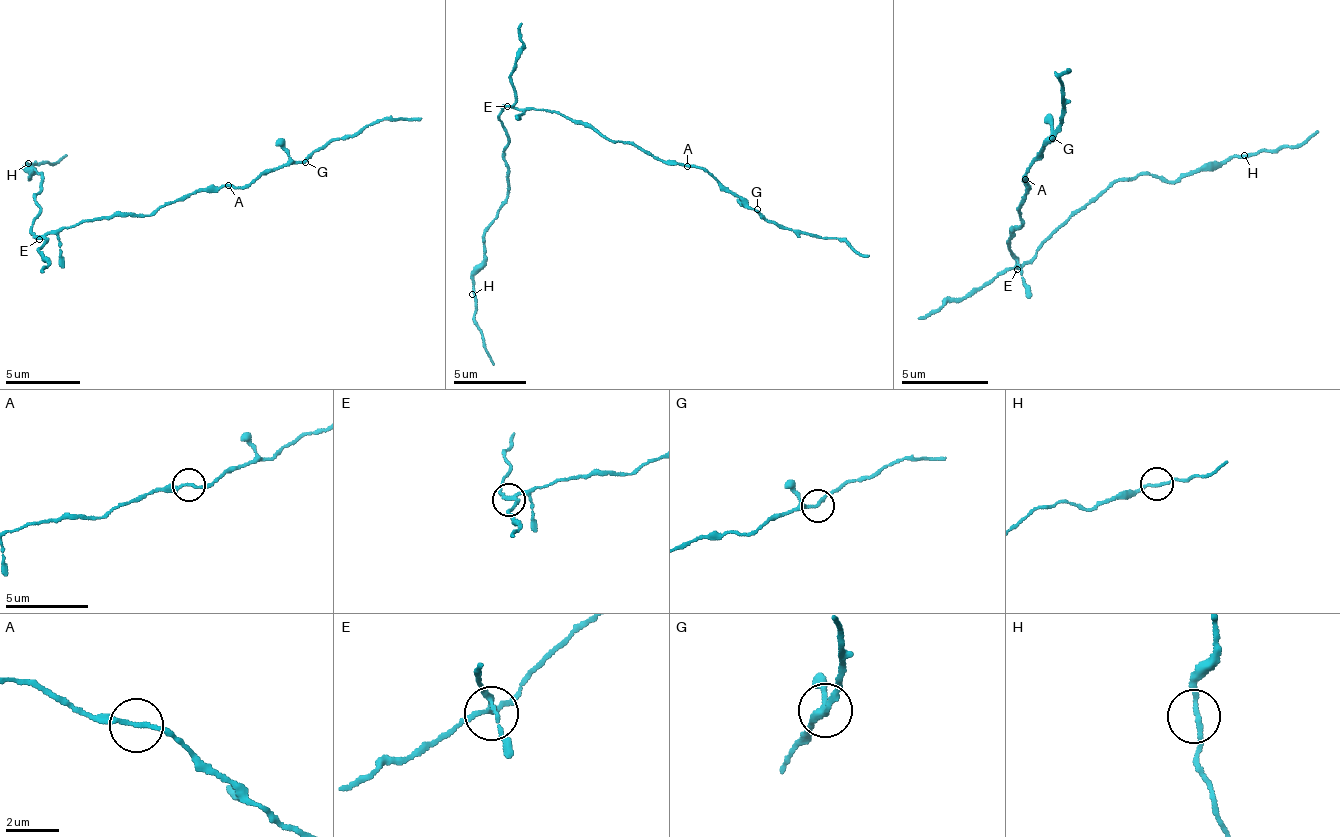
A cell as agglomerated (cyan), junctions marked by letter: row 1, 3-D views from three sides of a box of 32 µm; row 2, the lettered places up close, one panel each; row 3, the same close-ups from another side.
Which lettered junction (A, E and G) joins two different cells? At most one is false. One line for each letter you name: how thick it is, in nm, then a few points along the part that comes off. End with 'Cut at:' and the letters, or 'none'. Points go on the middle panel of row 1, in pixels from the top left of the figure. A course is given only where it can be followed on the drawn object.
E: 150 nm thick; foreign part runs (506, 105), (499, 117), (509, 141), (502, 154), (507, 197), (483, 237), (475, 279), (473, 323), (494, 363)
Cut at: E

